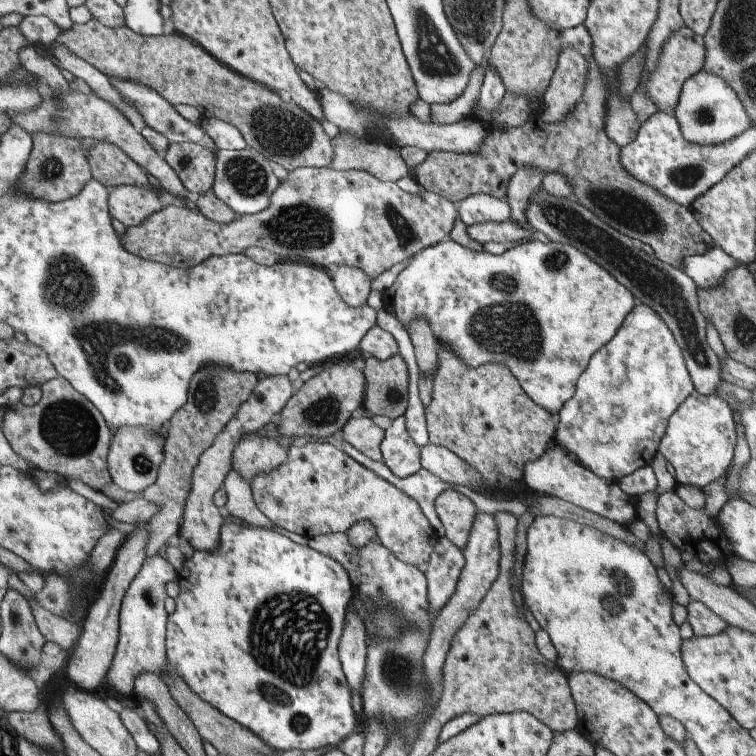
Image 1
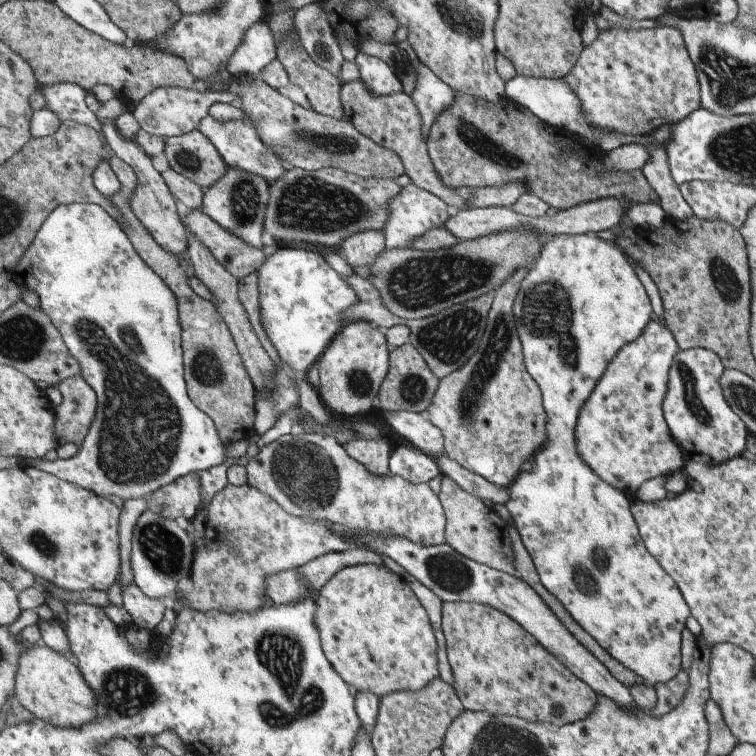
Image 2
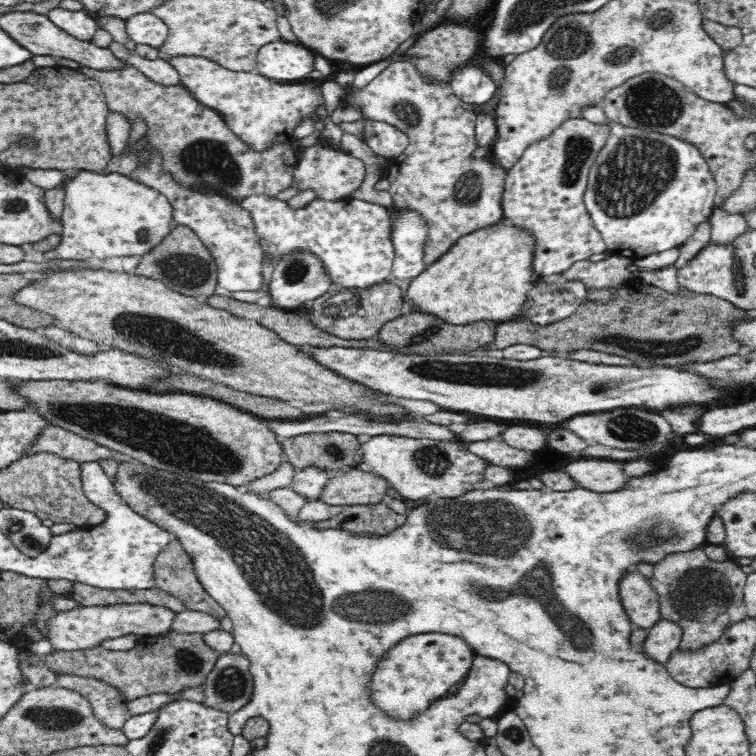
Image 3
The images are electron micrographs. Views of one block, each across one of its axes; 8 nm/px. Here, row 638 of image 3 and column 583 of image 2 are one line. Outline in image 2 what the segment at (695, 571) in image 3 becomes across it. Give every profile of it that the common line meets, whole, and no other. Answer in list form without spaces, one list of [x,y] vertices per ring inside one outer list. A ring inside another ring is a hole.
[[[463,601],[443,602],[441,631],[453,676],[452,688],[464,710],[564,726],[587,718],[597,704],[597,696],[587,684],[575,678],[517,622],[495,608]]]

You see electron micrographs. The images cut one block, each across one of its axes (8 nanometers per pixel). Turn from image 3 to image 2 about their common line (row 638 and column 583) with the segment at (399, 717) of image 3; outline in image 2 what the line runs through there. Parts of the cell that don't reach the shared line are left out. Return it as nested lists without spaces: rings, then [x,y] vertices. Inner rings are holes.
[[[654,316],[651,322],[647,322],[647,326],[643,328],[643,334],[639,334],[633,342],[625,344],[611,358],[601,378],[595,382],[591,394],[587,396],[587,402],[583,402],[583,406],[579,408],[579,416],[575,422],[577,456],[583,458],[583,462],[587,462],[587,466],[603,482],[607,482],[609,486],[617,490],[623,490],[626,494],[635,495],[639,486],[647,480],[662,476],[682,466],[680,448],[669,435],[661,410],[661,402],[667,390],[667,370],[677,352],[678,347],[671,332]]]

